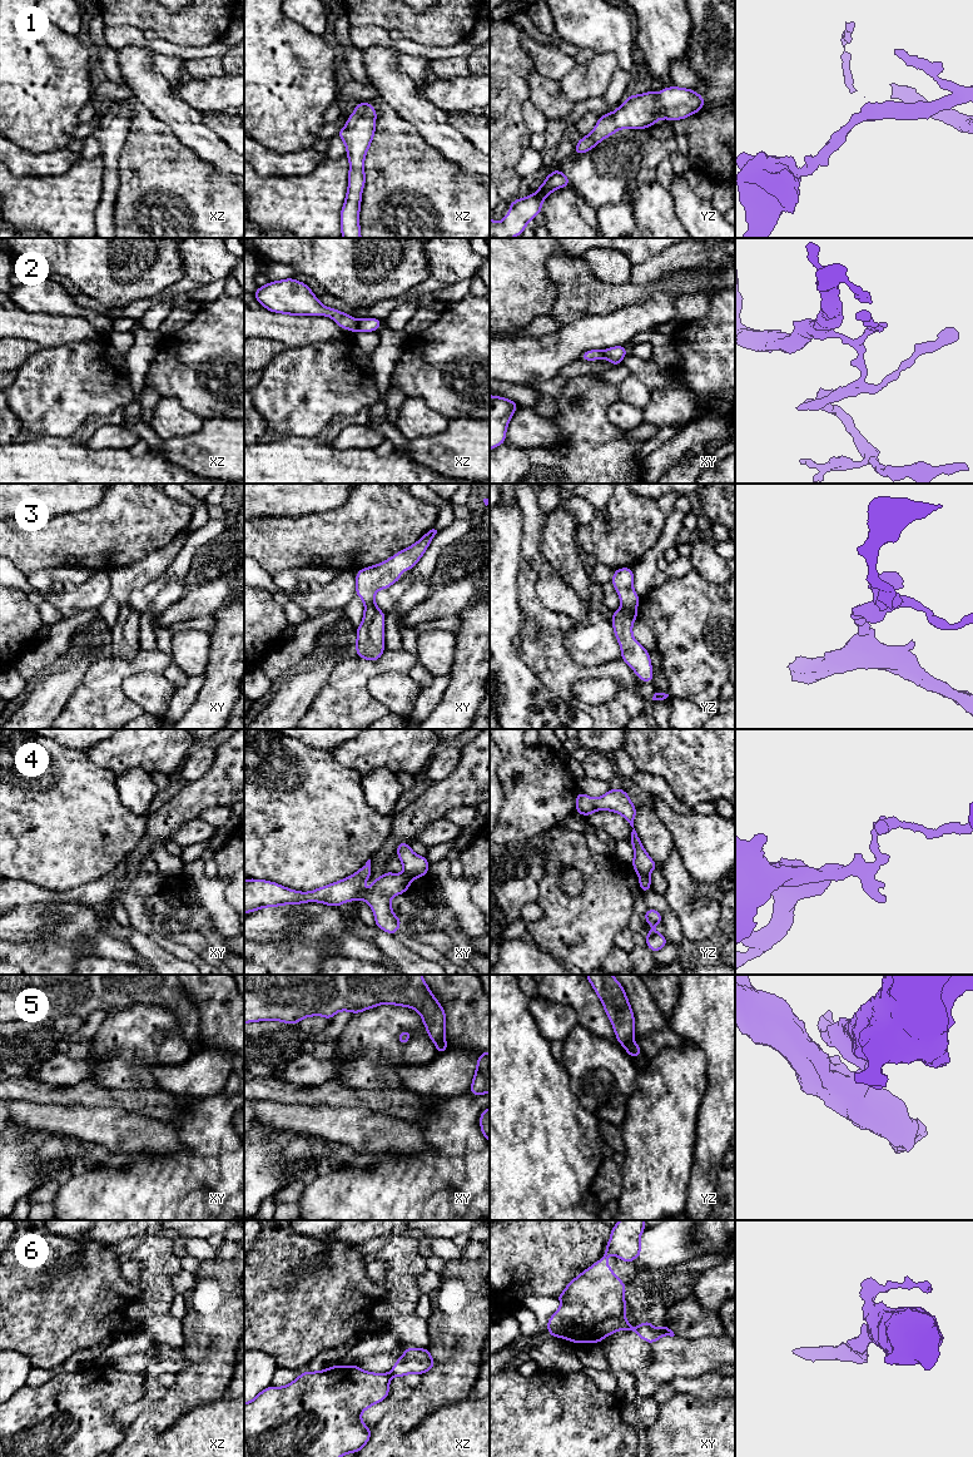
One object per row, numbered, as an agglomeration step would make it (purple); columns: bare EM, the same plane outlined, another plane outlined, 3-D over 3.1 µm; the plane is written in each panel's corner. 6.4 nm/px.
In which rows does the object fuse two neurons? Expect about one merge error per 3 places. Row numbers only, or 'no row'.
2, 4, 5, 6

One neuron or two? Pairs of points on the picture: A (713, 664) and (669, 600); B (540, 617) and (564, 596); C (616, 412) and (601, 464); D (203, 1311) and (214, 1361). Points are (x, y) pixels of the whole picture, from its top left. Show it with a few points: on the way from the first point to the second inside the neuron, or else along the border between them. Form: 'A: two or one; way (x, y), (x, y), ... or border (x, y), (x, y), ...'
A: one; way (699, 648), (699, 630), (685, 617)
B: two; border (536, 581), (540, 601), (574, 623)
C: two; border (619, 399), (607, 409), (607, 417), (624, 431)
D: one; way (203, 1323), (203, 1348)

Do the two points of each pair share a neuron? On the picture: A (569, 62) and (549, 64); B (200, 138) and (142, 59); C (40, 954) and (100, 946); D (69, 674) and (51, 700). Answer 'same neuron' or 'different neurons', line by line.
A: same neuron
B: same neuron
C: different neurons
D: same neuron

